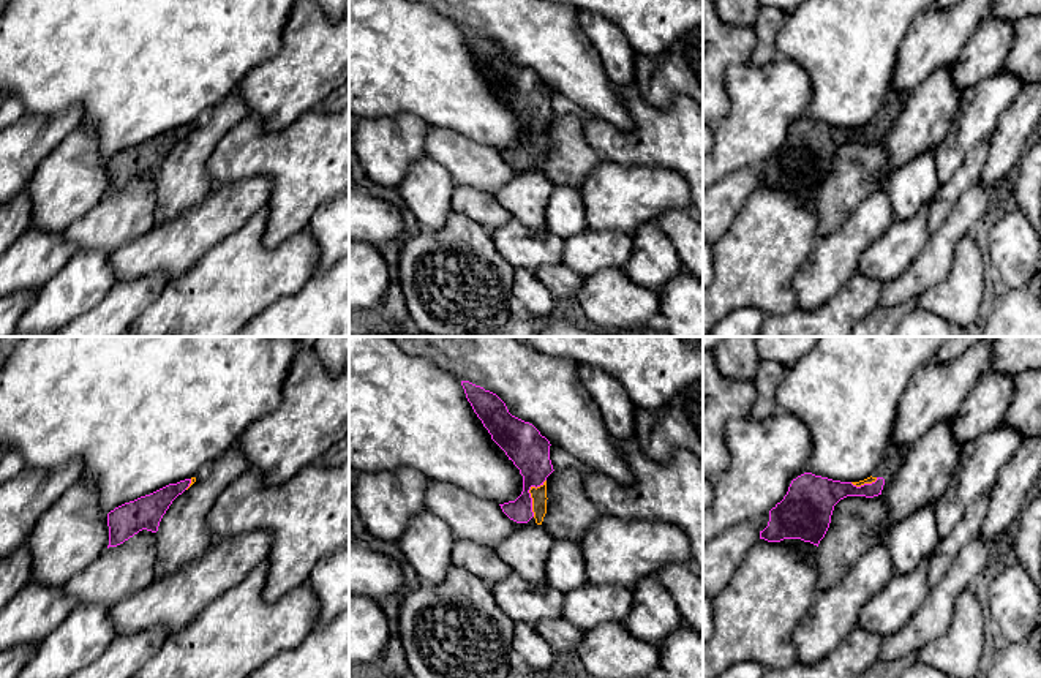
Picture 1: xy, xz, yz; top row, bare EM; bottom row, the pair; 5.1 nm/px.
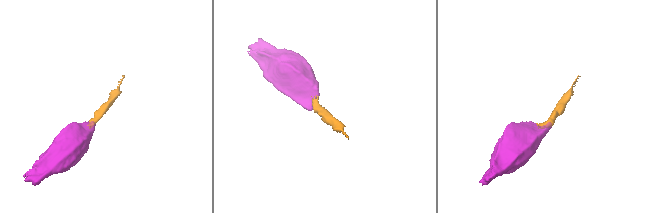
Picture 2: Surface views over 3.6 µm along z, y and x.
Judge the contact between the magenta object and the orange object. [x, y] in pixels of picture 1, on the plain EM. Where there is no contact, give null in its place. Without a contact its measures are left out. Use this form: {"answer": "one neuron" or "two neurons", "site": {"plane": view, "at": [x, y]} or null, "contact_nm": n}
{"answer": "one neuron", "site": {"plane": "xz", "at": [529, 141]}, "contact_nm": 200}

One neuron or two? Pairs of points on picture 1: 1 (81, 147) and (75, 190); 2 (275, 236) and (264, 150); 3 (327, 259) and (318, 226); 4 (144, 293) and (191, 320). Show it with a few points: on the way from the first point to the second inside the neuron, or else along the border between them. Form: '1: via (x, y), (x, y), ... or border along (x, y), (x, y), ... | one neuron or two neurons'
1: via (76, 158), (75, 179) | one neuron
2: via (283, 215), (283, 171) | one neuron
3: via (327, 252), (326, 234) | one neuron
4: border along (168, 283), (133, 320) | two neurons

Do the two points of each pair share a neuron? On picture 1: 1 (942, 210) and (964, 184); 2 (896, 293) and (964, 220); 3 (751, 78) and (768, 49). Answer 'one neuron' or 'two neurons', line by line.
1: one neuron
2: one neuron
3: two neurons

